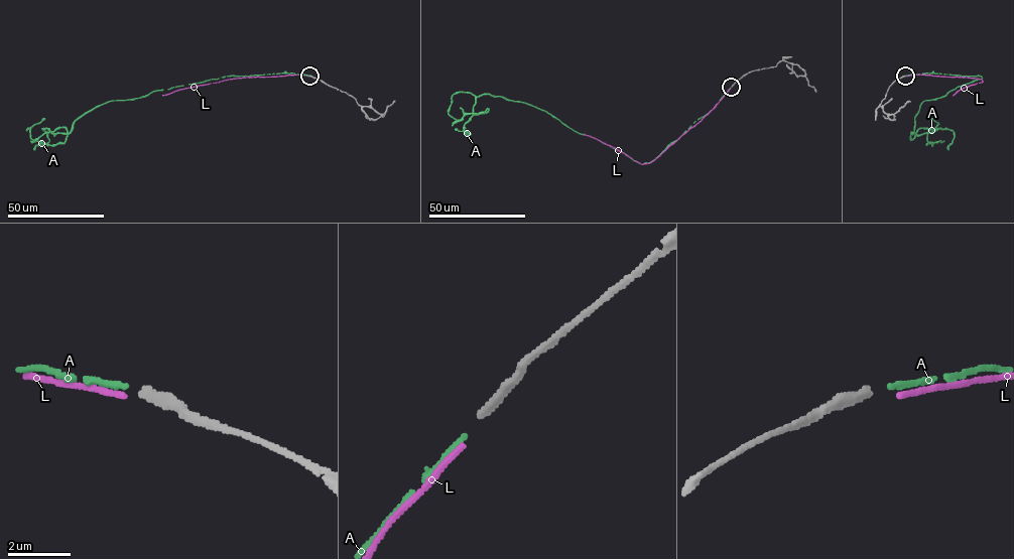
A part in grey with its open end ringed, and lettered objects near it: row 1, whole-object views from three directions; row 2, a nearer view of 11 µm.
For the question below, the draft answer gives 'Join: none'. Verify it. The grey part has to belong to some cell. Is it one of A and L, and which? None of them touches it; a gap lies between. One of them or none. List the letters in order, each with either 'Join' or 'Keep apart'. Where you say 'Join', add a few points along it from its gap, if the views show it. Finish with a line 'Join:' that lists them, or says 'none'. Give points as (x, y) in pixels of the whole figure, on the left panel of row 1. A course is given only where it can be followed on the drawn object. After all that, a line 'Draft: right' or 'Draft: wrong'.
A: Join. Its course: (309, 76), (225, 76), (110, 101), (80, 116), (69, 133), (51, 133), (65, 128), (64, 143), (30, 140)
L: Keep apart
Join: A
Draft: wrong

